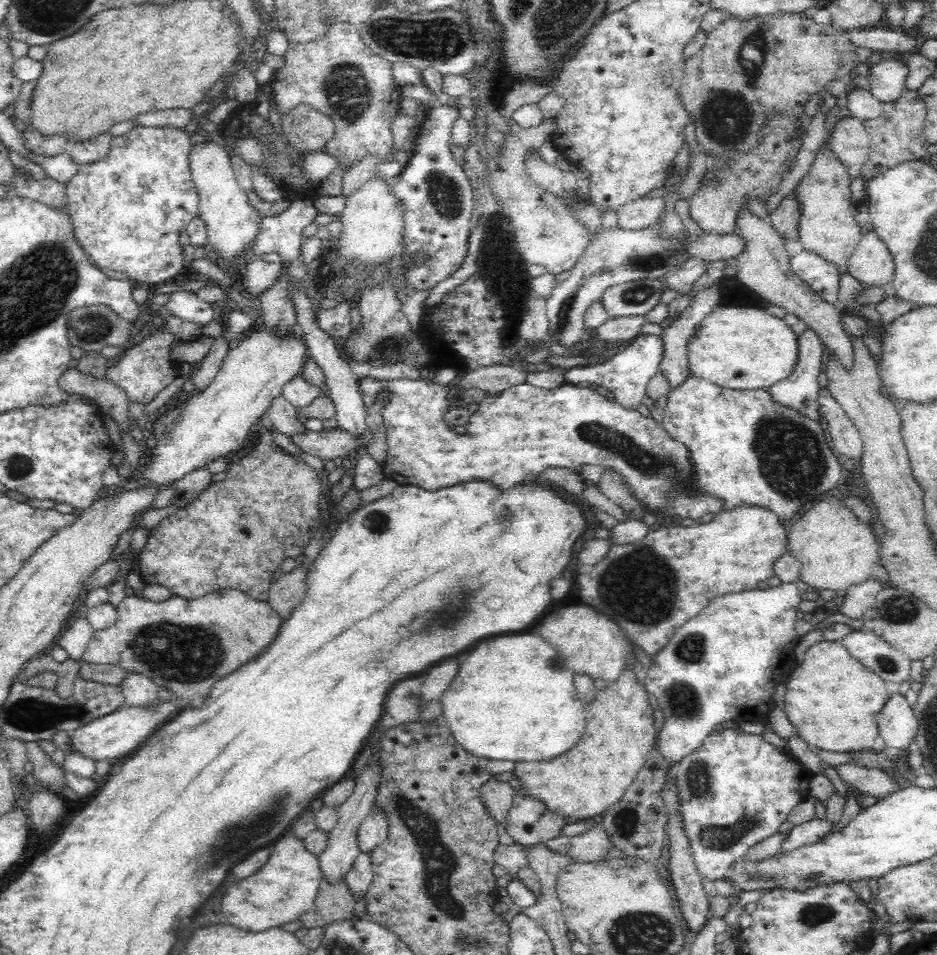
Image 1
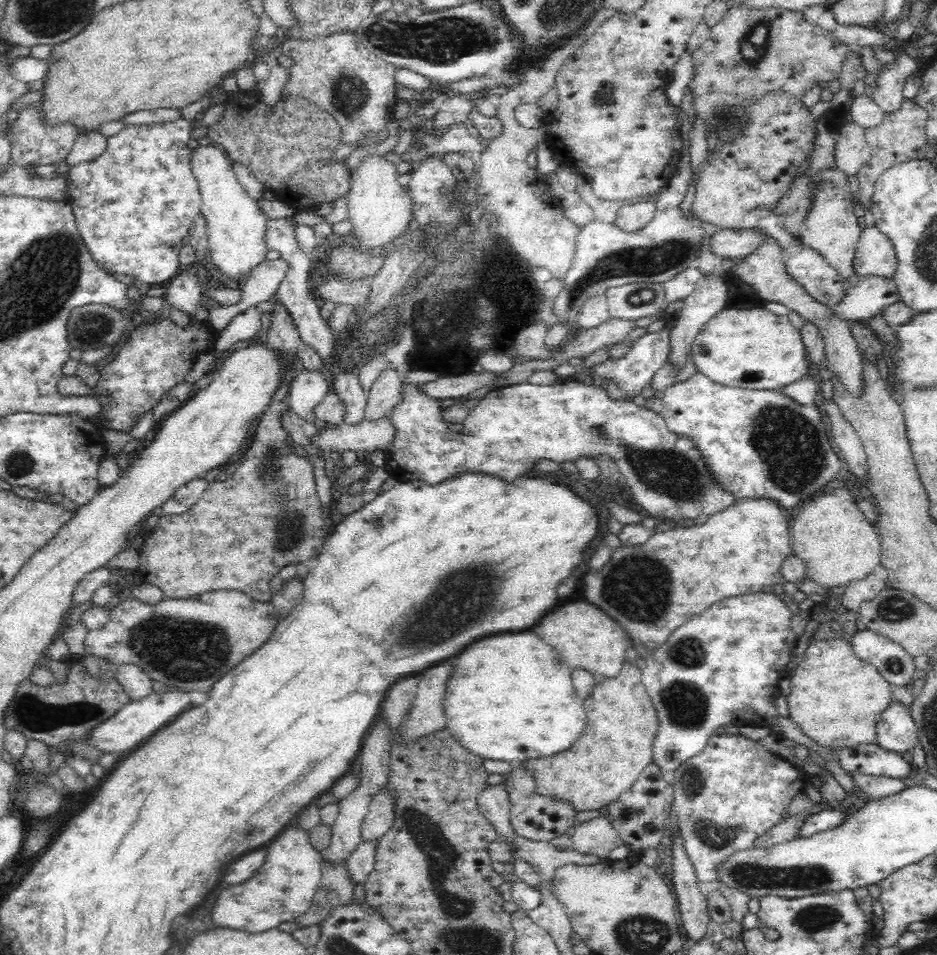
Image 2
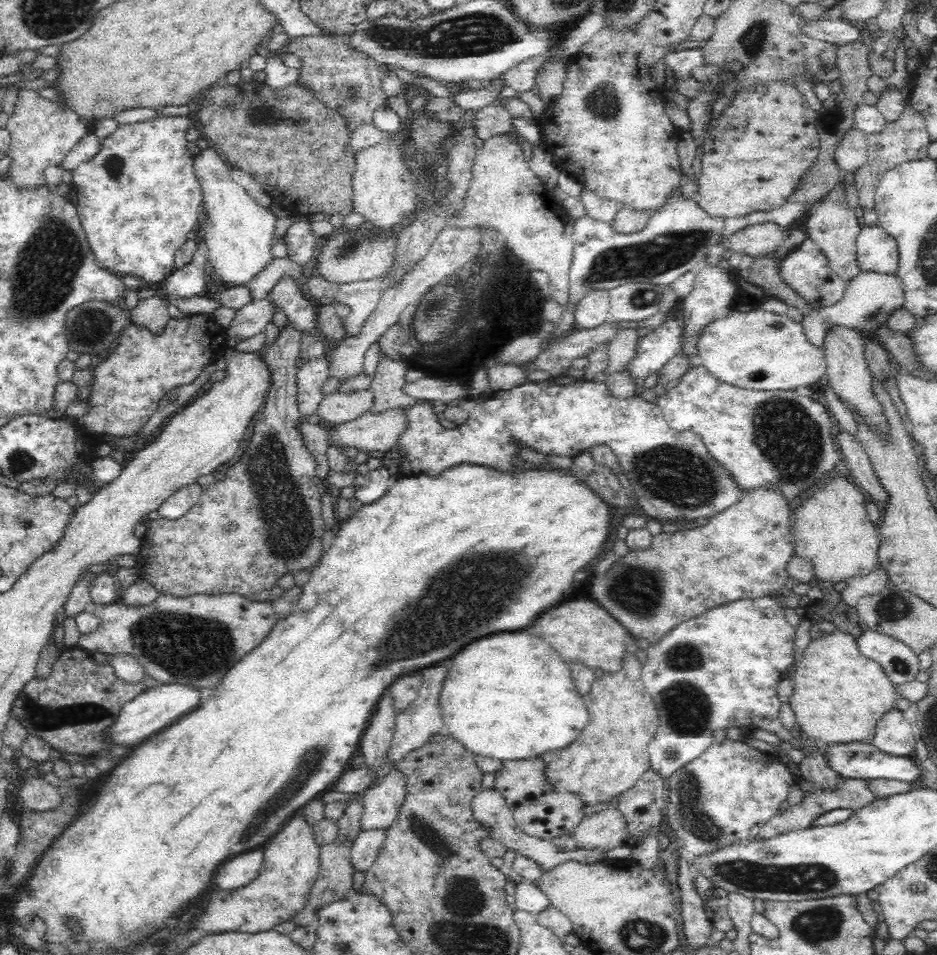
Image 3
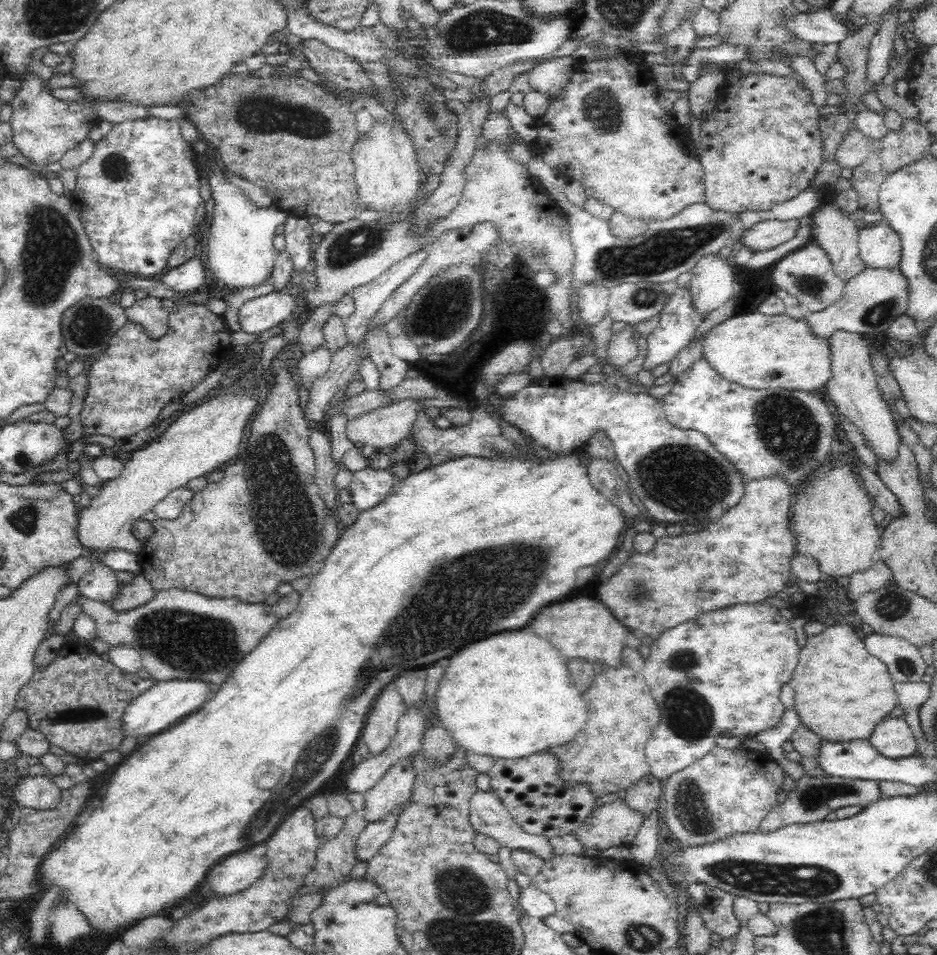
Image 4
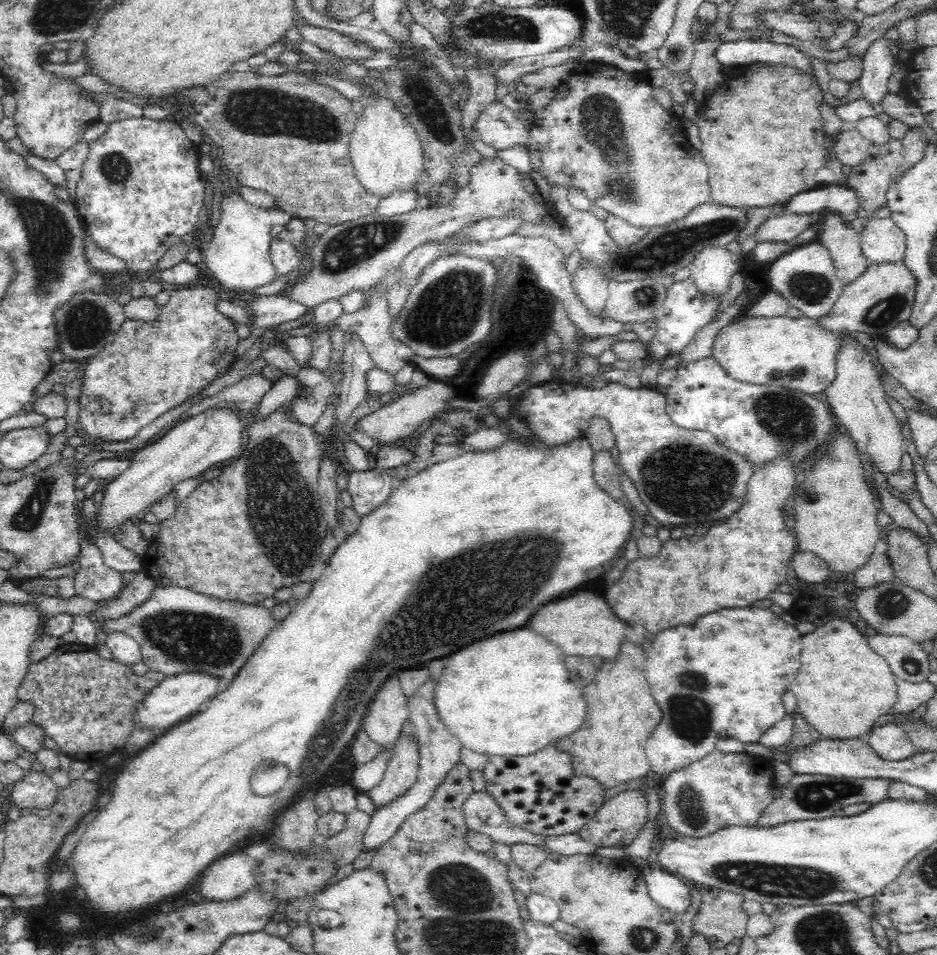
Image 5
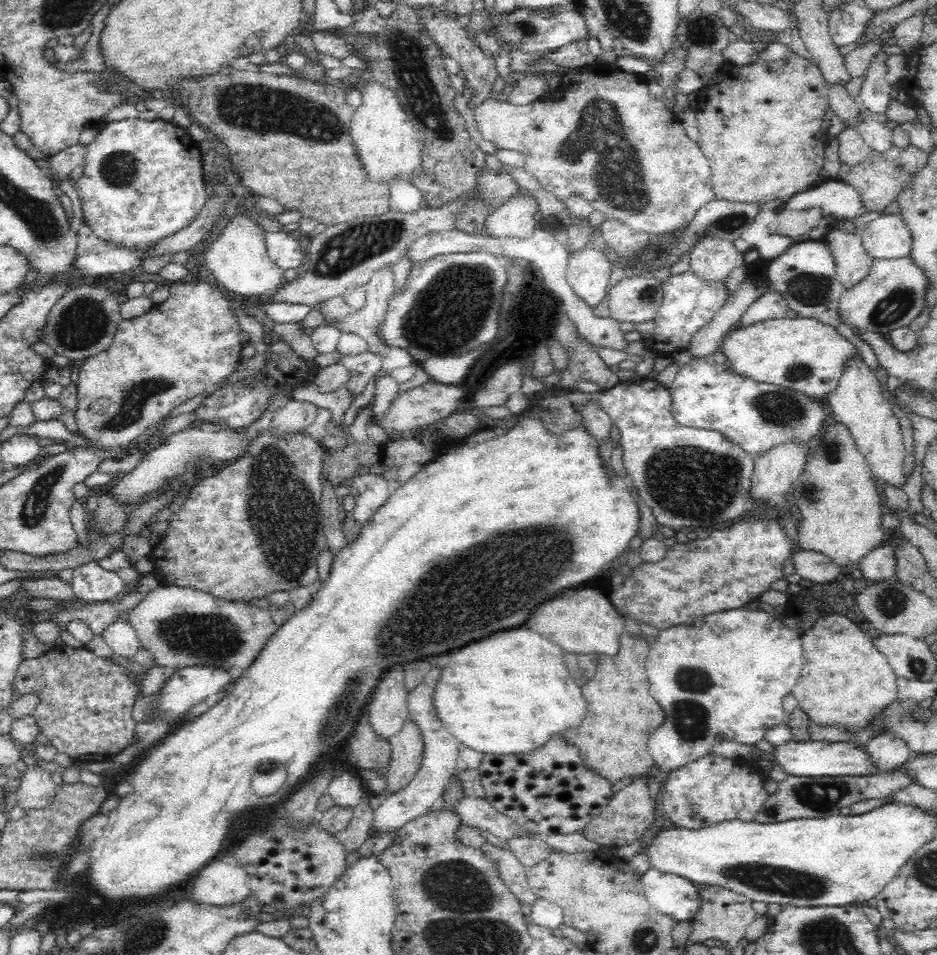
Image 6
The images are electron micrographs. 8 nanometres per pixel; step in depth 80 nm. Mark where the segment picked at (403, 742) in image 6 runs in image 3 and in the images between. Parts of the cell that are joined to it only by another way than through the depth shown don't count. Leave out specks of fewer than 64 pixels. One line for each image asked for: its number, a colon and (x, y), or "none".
3: (381, 803)
4: (396, 785)
5: (403, 766)

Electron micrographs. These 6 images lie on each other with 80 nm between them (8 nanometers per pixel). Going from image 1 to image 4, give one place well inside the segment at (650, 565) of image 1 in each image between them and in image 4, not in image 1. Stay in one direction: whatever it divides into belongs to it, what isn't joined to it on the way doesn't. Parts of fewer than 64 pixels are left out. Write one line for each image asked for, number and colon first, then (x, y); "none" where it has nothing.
2: (649, 590)
3: (741, 554)
4: (744, 558)

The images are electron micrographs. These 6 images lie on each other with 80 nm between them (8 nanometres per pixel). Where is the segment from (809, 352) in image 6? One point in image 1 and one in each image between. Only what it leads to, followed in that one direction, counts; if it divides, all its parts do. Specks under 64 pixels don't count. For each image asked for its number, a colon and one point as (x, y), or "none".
1: (744, 348)
2: (754, 349)
3: (757, 350)
4: (756, 351)
5: (798, 353)

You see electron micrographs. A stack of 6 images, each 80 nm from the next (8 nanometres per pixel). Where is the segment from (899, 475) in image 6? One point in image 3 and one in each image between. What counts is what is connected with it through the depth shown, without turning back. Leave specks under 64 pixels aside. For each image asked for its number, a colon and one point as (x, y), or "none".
3: (849, 377)
4: (853, 389)
5: (857, 399)

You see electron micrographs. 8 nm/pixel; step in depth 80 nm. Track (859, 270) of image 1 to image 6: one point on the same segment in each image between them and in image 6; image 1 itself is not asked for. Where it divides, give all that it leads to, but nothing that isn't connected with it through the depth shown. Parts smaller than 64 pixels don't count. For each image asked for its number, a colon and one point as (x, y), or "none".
2: (875, 255)
3: (877, 250)
4: (880, 246)
5: (882, 240)
6: (888, 237)

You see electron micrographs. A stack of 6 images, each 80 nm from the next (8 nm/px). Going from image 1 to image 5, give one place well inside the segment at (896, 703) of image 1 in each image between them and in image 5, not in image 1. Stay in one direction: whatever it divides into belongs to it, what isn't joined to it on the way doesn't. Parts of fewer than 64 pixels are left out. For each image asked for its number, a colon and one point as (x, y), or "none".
2: (896, 732)
3: (894, 736)
4: (892, 738)
5: (889, 743)

